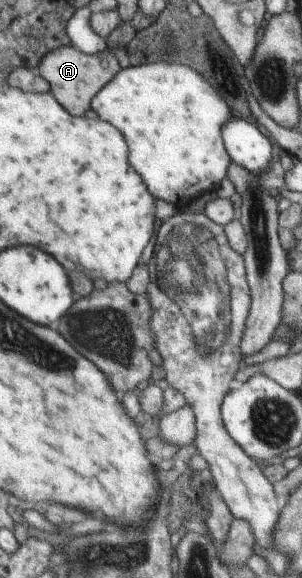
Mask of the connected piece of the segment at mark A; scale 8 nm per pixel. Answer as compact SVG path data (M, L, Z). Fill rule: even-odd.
M71 44L55 48L38 64L36 71L50 86L50 92L63 109L71 116L84 117L95 95L120 71L119 64L111 51L106 48L101 52L87 55L79 52Z

